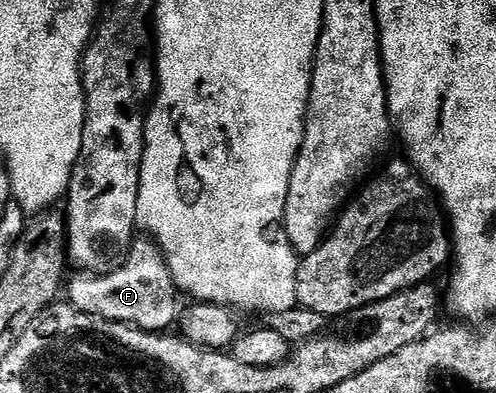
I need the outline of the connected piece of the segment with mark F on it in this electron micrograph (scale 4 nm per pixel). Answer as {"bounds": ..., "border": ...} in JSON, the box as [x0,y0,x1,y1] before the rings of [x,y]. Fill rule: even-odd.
{"bounds":[68,235,179,333],"border":[[[141,235],[130,245],[128,253],[116,267],[103,273],[77,271],[68,278],[68,304],[87,315],[134,325],[148,333],[163,333],[179,321],[179,290],[173,281],[167,259],[156,241]]]}

